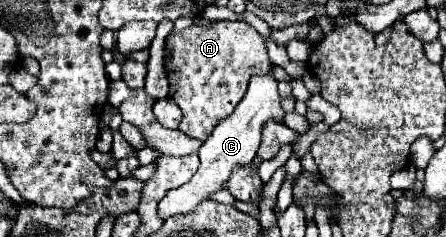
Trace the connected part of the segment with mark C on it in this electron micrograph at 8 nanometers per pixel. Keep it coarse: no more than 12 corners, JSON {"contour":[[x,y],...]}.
{"contour":[[272,67],[200,147],[198,171],[158,217],[192,213],[256,157],[270,119],[284,123]]}

